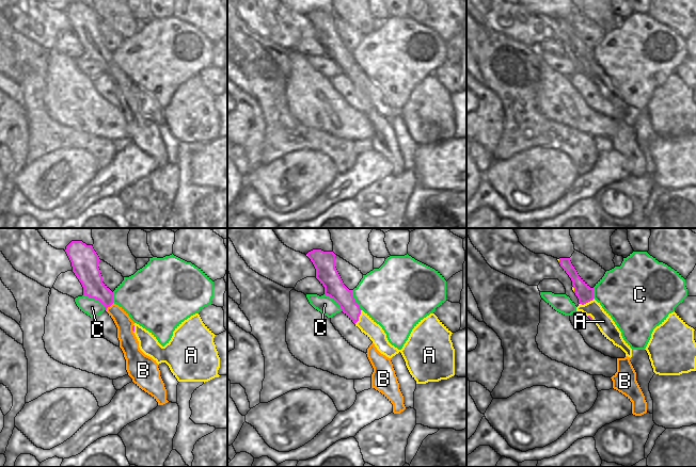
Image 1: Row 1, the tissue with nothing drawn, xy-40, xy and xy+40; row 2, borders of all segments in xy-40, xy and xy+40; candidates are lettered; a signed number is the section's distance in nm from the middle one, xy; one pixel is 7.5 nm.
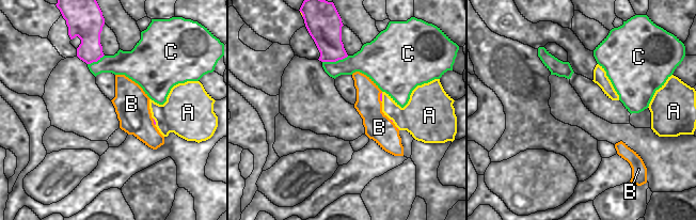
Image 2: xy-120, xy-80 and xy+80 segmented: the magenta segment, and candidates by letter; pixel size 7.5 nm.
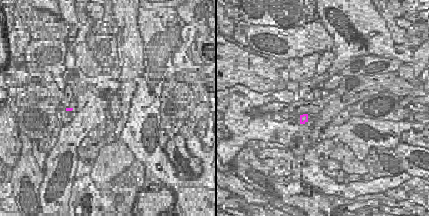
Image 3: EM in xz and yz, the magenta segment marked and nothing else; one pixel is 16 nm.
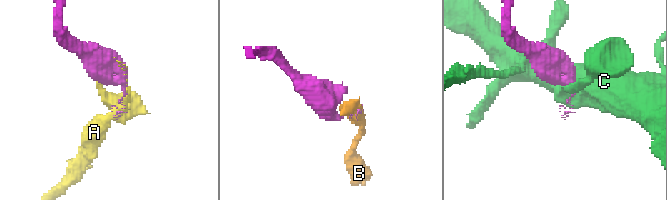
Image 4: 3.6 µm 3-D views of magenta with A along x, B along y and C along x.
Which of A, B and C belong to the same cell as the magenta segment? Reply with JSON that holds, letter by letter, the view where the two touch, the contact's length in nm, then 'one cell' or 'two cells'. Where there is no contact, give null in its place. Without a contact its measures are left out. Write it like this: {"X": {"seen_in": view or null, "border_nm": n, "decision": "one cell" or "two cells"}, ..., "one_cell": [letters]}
{"A": {"seen_in": "xy", "border_nm": 120, "decision": "two cells"}, "B": {"seen_in": "xy-40", "border_nm": 90, "decision": "one cell"}, "C": {"seen_in": "xy-40", "border_nm": 200, "decision": "two cells"}, "one_cell": ["B"]}

